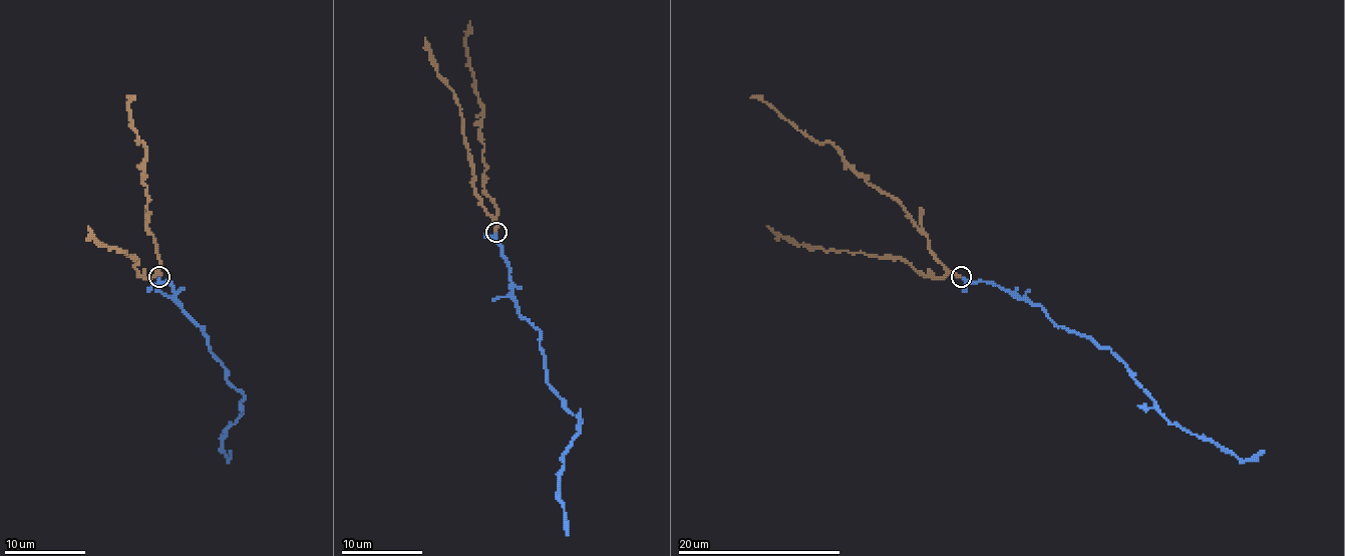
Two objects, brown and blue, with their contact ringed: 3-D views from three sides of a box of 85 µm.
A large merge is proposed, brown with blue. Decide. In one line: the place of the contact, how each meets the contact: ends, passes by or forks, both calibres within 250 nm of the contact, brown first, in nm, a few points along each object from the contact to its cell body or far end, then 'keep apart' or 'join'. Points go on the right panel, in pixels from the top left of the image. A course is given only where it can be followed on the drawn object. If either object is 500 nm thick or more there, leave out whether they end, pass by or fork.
at (961, 276); brown ends there; blue passes by; 240 nm thick on the brown side, 200 nm on the other; brown runs (960, 277), (938, 259), (912, 216), (895, 200), (873, 188), (829, 143), (809, 138), (764, 101), (750, 97); blue runs (962, 277), (1027, 297), (1060, 326), (1107, 346), (1172, 424), (1211, 438), (1244, 461), (1254, 461), (1264, 451); join

